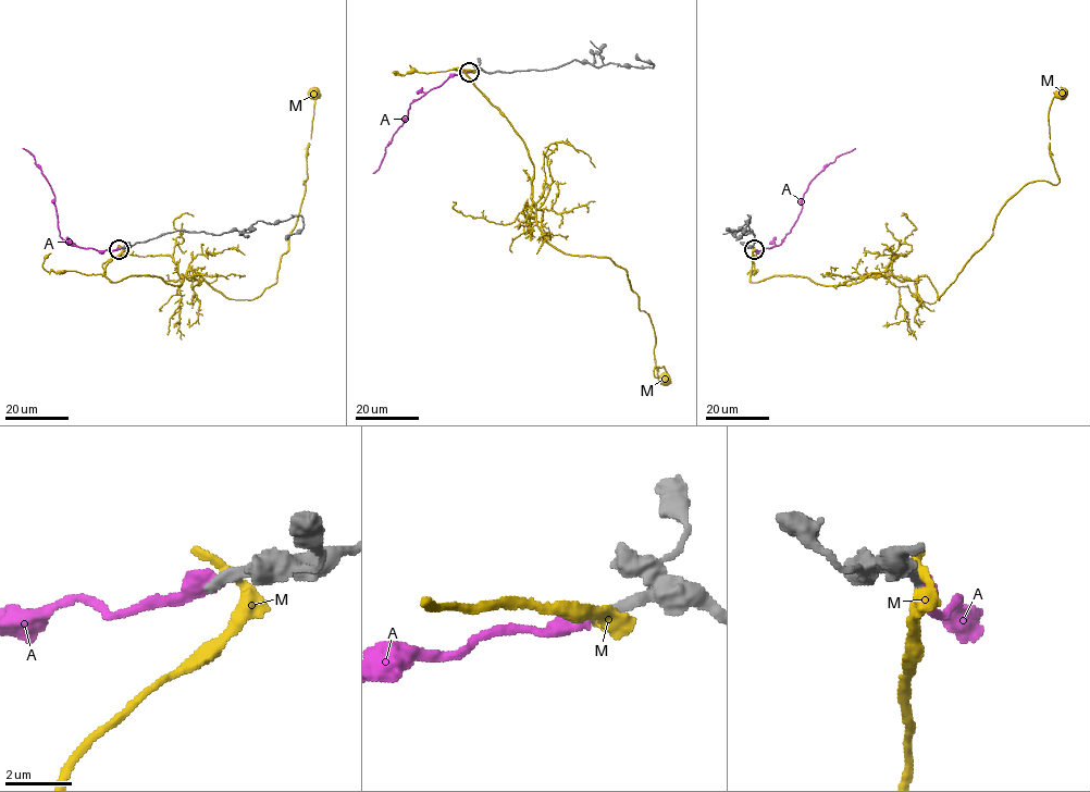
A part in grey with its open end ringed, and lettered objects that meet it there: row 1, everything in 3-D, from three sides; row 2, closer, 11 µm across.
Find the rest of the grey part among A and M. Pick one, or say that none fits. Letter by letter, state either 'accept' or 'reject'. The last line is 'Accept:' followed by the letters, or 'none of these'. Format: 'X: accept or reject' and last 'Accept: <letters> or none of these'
A: reject
M: reject
Accept: none of these

